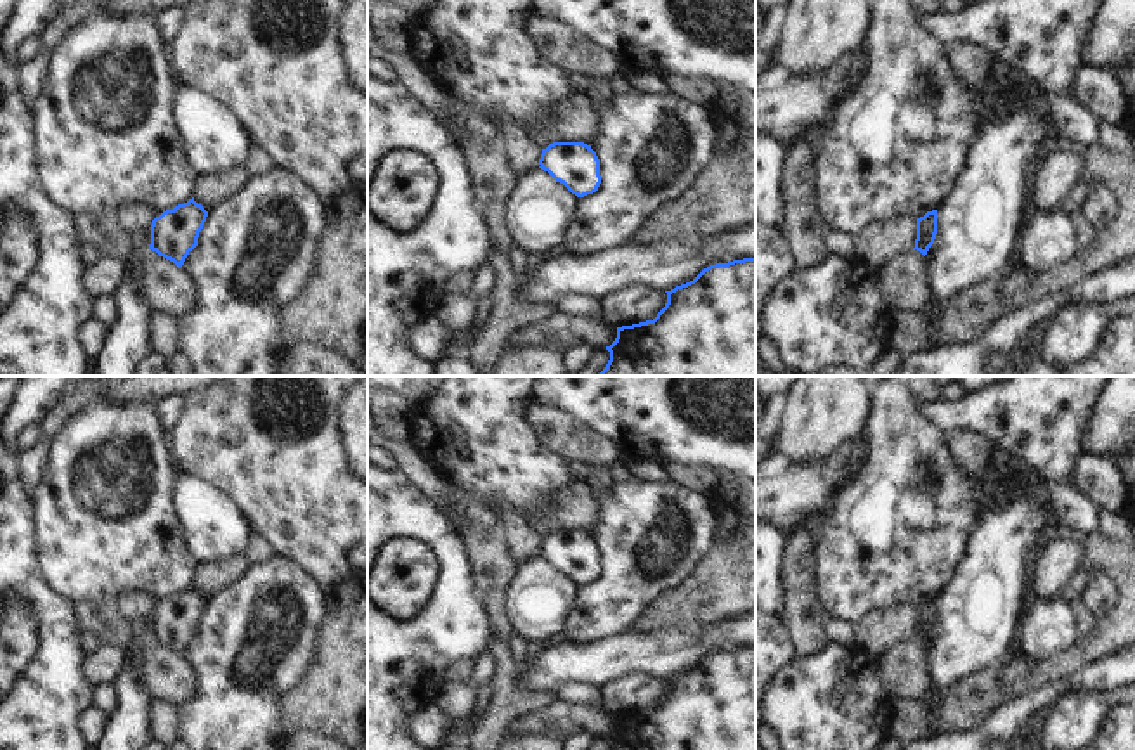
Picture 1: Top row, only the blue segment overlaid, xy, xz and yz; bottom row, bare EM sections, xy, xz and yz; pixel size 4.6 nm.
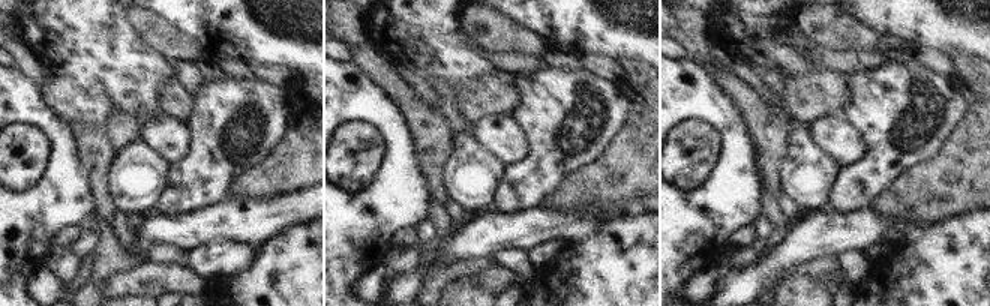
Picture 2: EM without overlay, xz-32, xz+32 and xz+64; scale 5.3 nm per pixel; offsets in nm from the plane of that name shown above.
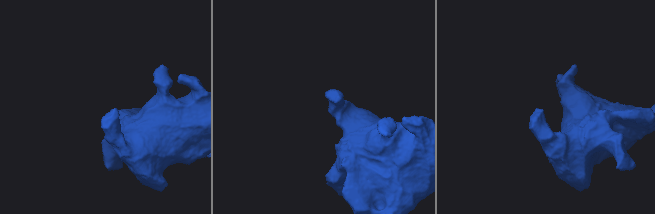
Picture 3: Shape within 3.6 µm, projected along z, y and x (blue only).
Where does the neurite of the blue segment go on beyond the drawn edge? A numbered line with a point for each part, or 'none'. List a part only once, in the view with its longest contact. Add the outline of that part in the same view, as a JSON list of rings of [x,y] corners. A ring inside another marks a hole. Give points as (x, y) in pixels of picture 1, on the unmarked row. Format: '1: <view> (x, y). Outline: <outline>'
none.

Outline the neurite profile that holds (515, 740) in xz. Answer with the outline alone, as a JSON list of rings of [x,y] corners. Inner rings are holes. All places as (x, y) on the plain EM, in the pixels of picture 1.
[[[511,733],[501,740],[497,750],[561,750],[561,740],[549,734]]]

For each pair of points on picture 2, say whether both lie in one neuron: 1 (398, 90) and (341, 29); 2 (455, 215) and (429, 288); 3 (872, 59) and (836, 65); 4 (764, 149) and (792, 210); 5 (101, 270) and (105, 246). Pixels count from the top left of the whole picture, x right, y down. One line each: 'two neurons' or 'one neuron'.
1: two neurons
2: two neurons
3: one neuron
4: two neurons
5: one neuron

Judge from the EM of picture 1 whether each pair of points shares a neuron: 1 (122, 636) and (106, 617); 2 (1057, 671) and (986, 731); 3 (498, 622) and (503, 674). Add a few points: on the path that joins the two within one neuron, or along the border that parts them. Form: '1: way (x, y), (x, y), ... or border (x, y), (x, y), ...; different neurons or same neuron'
1: way (116, 631), (108, 622); same neuron
2: border (1075, 672), (1064, 679), (1028, 688), (1000, 705); different neurons
3: border (492, 636), (508, 646); different neurons

